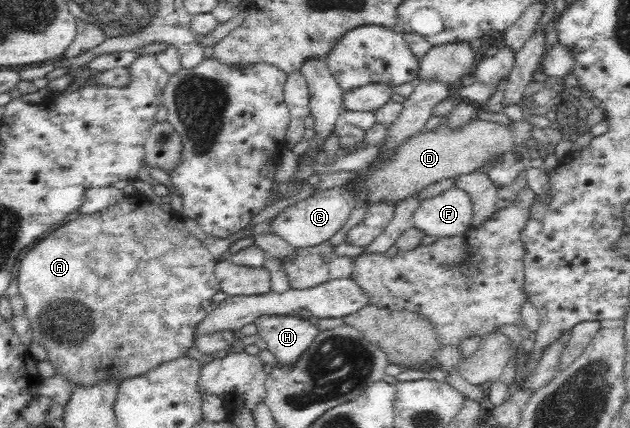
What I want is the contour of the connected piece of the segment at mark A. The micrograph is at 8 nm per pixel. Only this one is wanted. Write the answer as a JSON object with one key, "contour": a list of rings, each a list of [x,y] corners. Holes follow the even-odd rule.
{"contour":[[[144,195],[124,196],[117,204],[100,210],[100,212],[79,215],[76,220],[56,227],[55,231],[43,236],[19,258],[16,275],[19,278],[20,296],[25,298],[24,317],[29,320],[29,324],[32,326],[33,340],[47,349],[48,360],[55,367],[56,374],[63,375],[73,385],[95,384],[95,380],[101,380],[105,376],[107,380],[118,378],[118,380],[124,381],[127,378],[141,376],[159,364],[183,357],[183,354],[196,340],[193,337],[195,324],[206,315],[208,309],[206,304],[214,294],[219,292],[220,283],[214,274],[217,264],[215,256],[211,255],[203,241],[198,240],[187,231],[182,220],[183,216],[175,210],[169,213],[164,212],[157,204],[148,201]],[[107,364],[114,364],[114,371],[109,371],[108,375],[109,365]]]}

